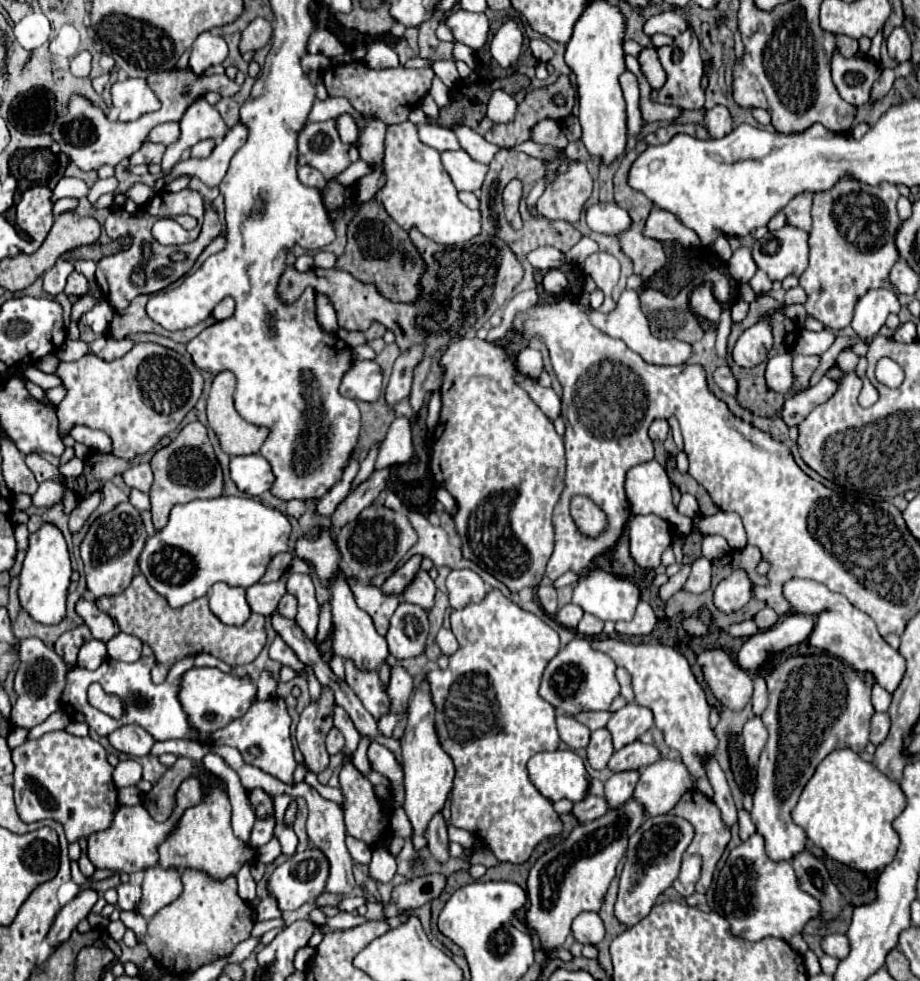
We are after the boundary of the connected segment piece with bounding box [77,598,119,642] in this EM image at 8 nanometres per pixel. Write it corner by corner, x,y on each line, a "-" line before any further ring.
81,598
77,602
77,614
85,620
85,624
89,626
93,638
107,642
111,640
115,634
119,634
119,626
115,626
115,620
111,620
107,614
103,614
93,600
85,600

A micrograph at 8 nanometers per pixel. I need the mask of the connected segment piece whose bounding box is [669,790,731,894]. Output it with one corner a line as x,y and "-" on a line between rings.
689,790
689,792
677,802
677,806
675,806
669,814
675,814
675,816
681,816
681,818
689,820
689,822
693,824
693,828
695,828
695,838
693,838
693,842
689,844
687,852
689,852
689,854
699,854
699,856
703,858
703,876
701,876
701,880
699,880
699,884
697,884
697,892
705,894
705,892
711,888
711,884
713,884
713,874
715,874
717,862
721,860
721,856
723,856
723,852
725,852
725,848
727,848
727,844
729,844
729,840
731,840
731,832
729,832
729,828
723,824
719,808
717,808
709,798
705,798
699,790

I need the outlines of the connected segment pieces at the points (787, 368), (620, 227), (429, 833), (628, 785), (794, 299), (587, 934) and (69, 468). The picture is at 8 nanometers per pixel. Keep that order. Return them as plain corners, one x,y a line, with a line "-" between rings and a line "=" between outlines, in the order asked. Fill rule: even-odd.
785,352
773,356
767,364
765,378
775,392
787,394
787,390
793,386
793,354
=
599,202
587,208
587,224
593,232
607,236
621,236
631,228
631,216
627,210
613,202
=
441,814
431,819
424,836
433,858
441,863
447,862
449,860
449,838
447,838
447,828
445,828
=
627,770
627,772
613,774
605,782
605,796
607,796
609,806
611,808
623,806
631,798
637,780
639,780
639,770
=
795,286
795,288
787,290
787,294
785,294
785,304
803,304
805,300
807,300
807,296
801,286
=
581,912
575,920
573,920
573,936
575,942
581,944
597,944
603,940
605,936
605,928
603,928
603,920
599,918
599,914
595,912
=
73,458
65,466
59,466
59,472
65,474
65,476
75,476
77,478
83,472
83,462
79,458

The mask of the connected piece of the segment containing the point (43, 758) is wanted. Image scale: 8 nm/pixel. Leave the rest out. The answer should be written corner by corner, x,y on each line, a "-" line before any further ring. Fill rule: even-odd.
65,730
47,732
37,740
25,740
13,750
15,764
15,804
23,822
55,820
65,828
69,842
107,830
115,818
117,786
113,784
113,766
107,762
107,750
87,738
77,738

